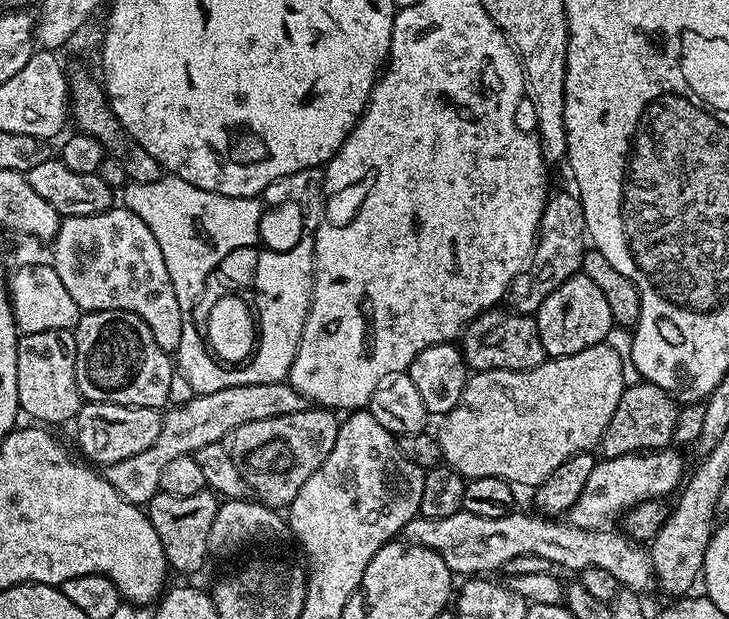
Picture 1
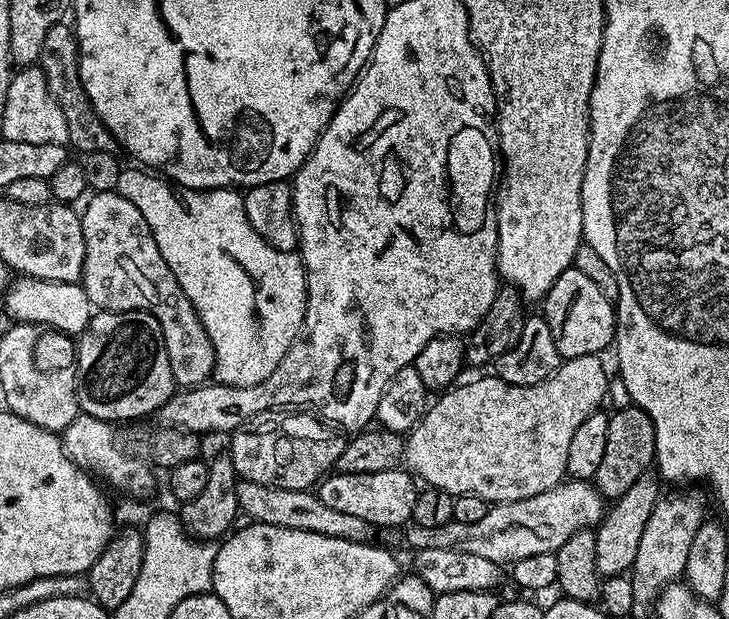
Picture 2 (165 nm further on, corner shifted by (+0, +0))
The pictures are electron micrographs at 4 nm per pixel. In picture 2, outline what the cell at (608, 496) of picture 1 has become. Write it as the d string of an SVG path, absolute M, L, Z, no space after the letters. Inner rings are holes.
M565 479L555 488L534 498L522 498L509 504L492 504L486 518L479 522L458 522L433 528L409 527L404 540L412 550L441 548L442 550L462 550L462 554L479 554L490 558L490 562L501 566L518 558L530 558L530 554L546 554L560 549L562 542L584 528L595 529L604 518L605 497L600 495L595 483L586 480Z

